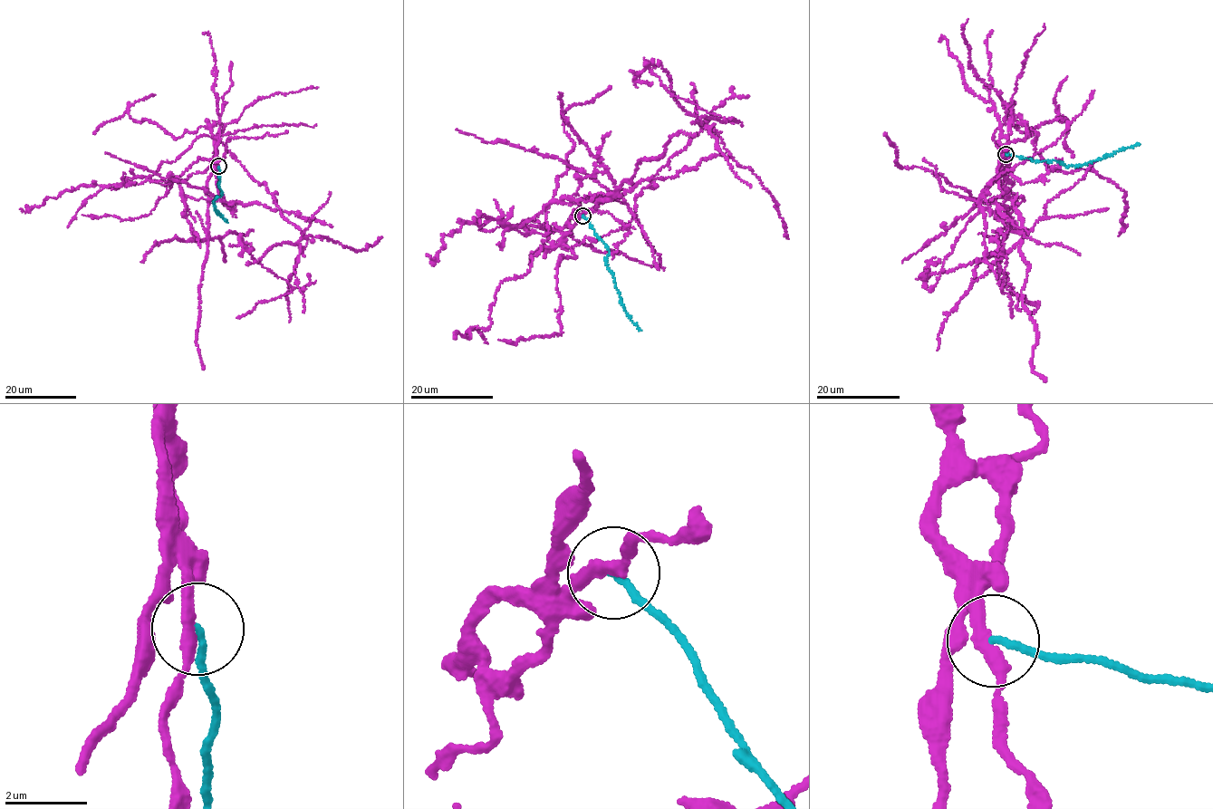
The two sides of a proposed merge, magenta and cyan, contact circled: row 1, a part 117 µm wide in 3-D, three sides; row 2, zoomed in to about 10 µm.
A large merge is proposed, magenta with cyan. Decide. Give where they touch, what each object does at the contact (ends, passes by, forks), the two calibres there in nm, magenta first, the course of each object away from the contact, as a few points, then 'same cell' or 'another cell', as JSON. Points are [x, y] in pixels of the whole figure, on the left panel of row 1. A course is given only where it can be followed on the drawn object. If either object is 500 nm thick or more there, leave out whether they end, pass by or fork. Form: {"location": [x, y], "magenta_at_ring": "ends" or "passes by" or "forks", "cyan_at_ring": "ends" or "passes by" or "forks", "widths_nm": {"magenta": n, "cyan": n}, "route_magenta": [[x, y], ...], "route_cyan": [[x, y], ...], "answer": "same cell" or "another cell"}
{"location": [218, 166], "magenta_at_ring": "passes by", "cyan_at_ring": "ends", "widths_nm": {"magenta": 280, "cyan": 150}, "route_magenta": [[218, 166], [213, 137], [249, 176], [265, 184], [283, 218], [303, 236], [253, 257], [293, 288], [236, 318]], "route_cyan": [[218, 166], [222, 195], [213, 203], [228, 223]], "answer": "another cell"}

